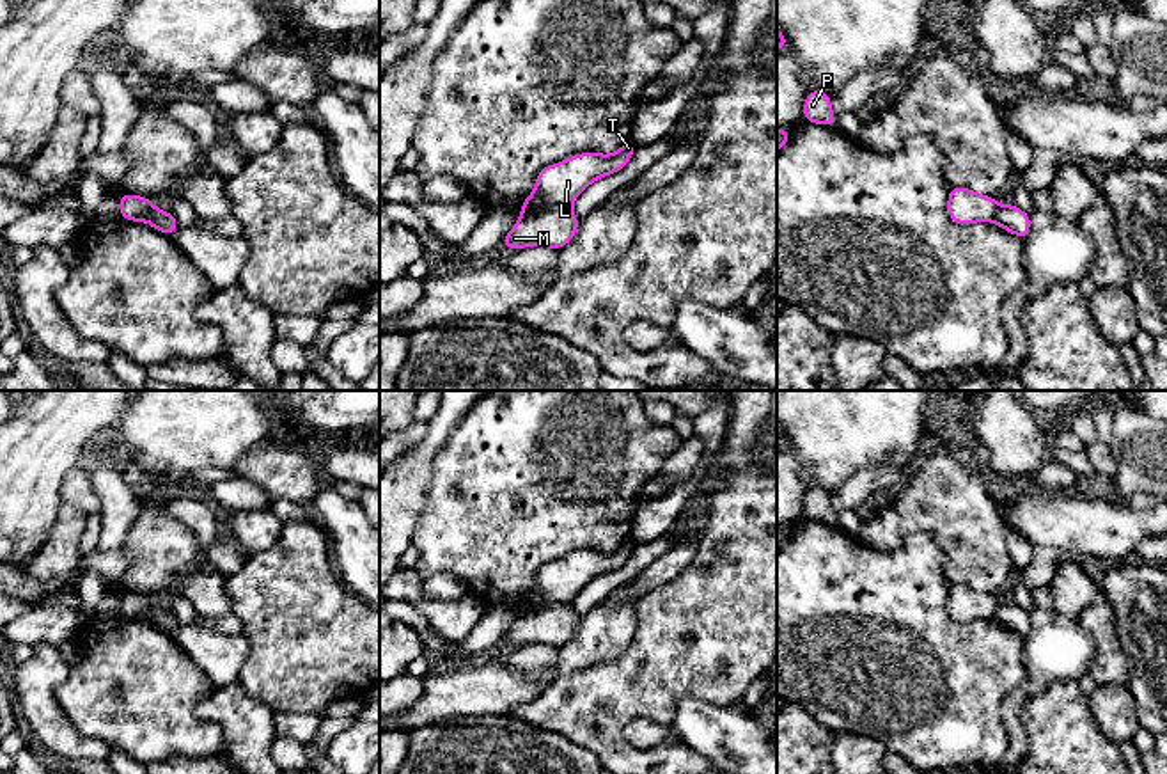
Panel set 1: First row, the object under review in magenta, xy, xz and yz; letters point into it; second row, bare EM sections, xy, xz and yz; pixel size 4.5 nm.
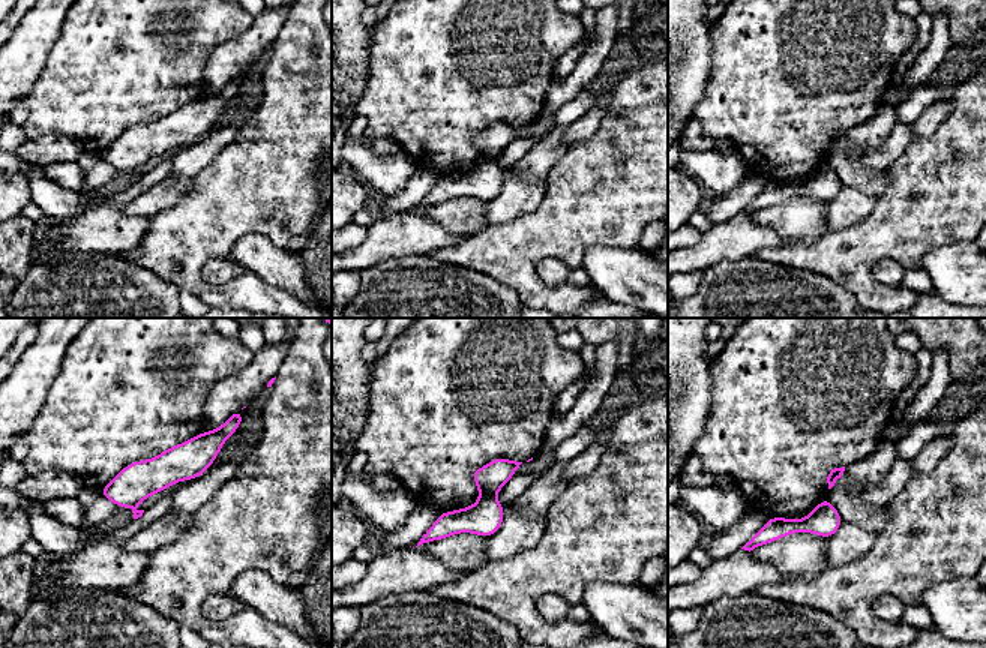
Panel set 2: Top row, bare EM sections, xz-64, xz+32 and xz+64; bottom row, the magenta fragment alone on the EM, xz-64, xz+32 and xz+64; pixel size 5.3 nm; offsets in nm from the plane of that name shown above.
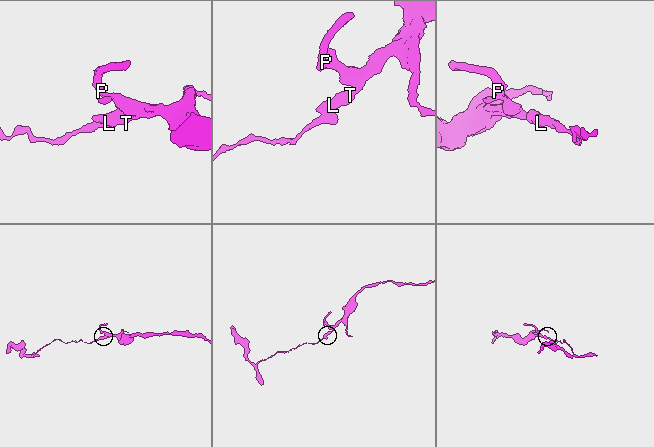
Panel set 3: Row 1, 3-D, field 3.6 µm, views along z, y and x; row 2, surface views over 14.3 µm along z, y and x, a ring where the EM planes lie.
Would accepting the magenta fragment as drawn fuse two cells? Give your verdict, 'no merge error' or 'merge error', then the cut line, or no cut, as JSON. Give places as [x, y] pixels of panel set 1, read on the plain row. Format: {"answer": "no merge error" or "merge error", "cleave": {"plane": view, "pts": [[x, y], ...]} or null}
{"answer": "merge error", "cleave": {"plane": "xz", "pts": [[570, 602], [552, 602], [522, 615]]}}

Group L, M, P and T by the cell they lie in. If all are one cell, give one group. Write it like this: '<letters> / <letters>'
L P T / M

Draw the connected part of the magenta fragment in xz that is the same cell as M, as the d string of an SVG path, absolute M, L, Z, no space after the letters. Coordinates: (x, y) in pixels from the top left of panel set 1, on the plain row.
M552 604L539 611L520 614L500 643L513 648L530 643L559 648L571 641L578 623L580 618L576 616L573 604Z

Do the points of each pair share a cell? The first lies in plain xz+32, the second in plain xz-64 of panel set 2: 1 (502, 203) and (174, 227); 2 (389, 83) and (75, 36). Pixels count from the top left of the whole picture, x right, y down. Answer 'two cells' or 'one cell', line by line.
1: two cells
2: one cell

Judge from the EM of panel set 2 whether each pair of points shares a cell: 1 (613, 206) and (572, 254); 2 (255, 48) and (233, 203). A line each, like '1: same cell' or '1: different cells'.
1: same cell
2: different cells

